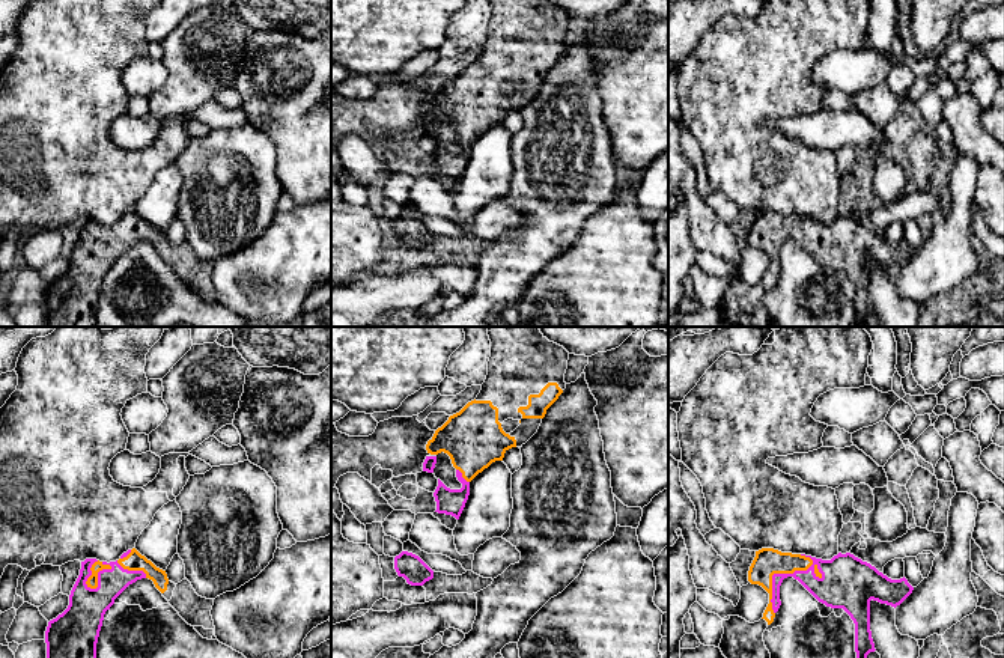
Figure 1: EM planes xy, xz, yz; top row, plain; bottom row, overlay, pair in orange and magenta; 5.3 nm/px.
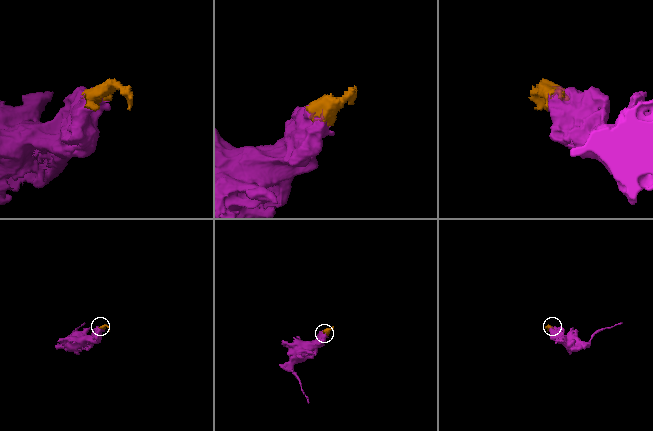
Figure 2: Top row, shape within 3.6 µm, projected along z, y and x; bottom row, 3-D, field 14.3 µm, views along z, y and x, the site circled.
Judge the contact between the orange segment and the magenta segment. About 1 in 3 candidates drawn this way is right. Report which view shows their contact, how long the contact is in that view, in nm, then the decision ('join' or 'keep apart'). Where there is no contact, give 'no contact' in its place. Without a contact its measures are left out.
meets orange in yz; contact 360 nm long; join

